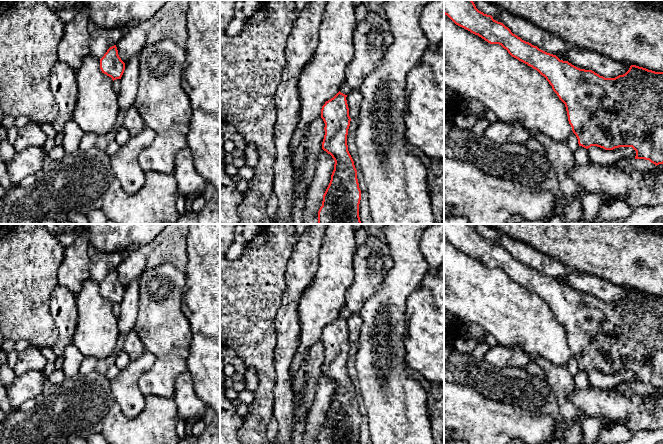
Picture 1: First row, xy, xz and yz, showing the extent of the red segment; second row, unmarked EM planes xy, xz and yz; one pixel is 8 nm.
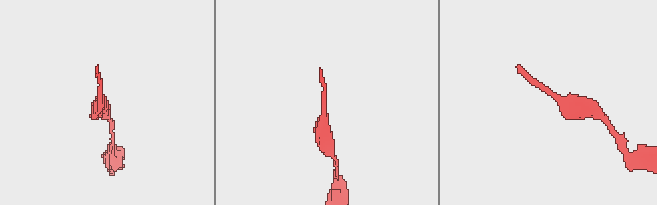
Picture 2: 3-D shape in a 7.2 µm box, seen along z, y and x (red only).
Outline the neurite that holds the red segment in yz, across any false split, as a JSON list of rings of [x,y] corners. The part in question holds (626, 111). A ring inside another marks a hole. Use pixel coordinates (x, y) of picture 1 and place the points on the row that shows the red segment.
[[[444,0],[444,14],[456,25],[478,35],[488,43],[501,45],[512,57],[544,76],[553,91],[565,104],[568,121],[578,139],[579,146],[586,149],[597,146],[605,150],[632,147],[636,151],[635,159],[649,160],[656,166],[663,164],[663,72],[631,65],[625,74],[615,78],[605,78],[592,70],[580,69],[568,61],[560,60],[556,55],[547,53],[522,40],[503,23],[494,20],[491,15],[479,11],[472,0]]]

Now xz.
[[[339,91],[321,109],[325,123],[322,149],[332,156],[335,164],[318,211],[318,224],[361,224],[361,190],[347,145],[351,118],[346,97]]]

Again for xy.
[[[116,45],[110,47],[100,59],[100,69],[113,81],[121,79],[125,70],[125,63],[119,57]]]

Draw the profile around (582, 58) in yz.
[[[575,47],[566,52],[568,62],[585,70],[592,70],[605,78],[625,74],[631,65],[623,64],[596,51]]]

